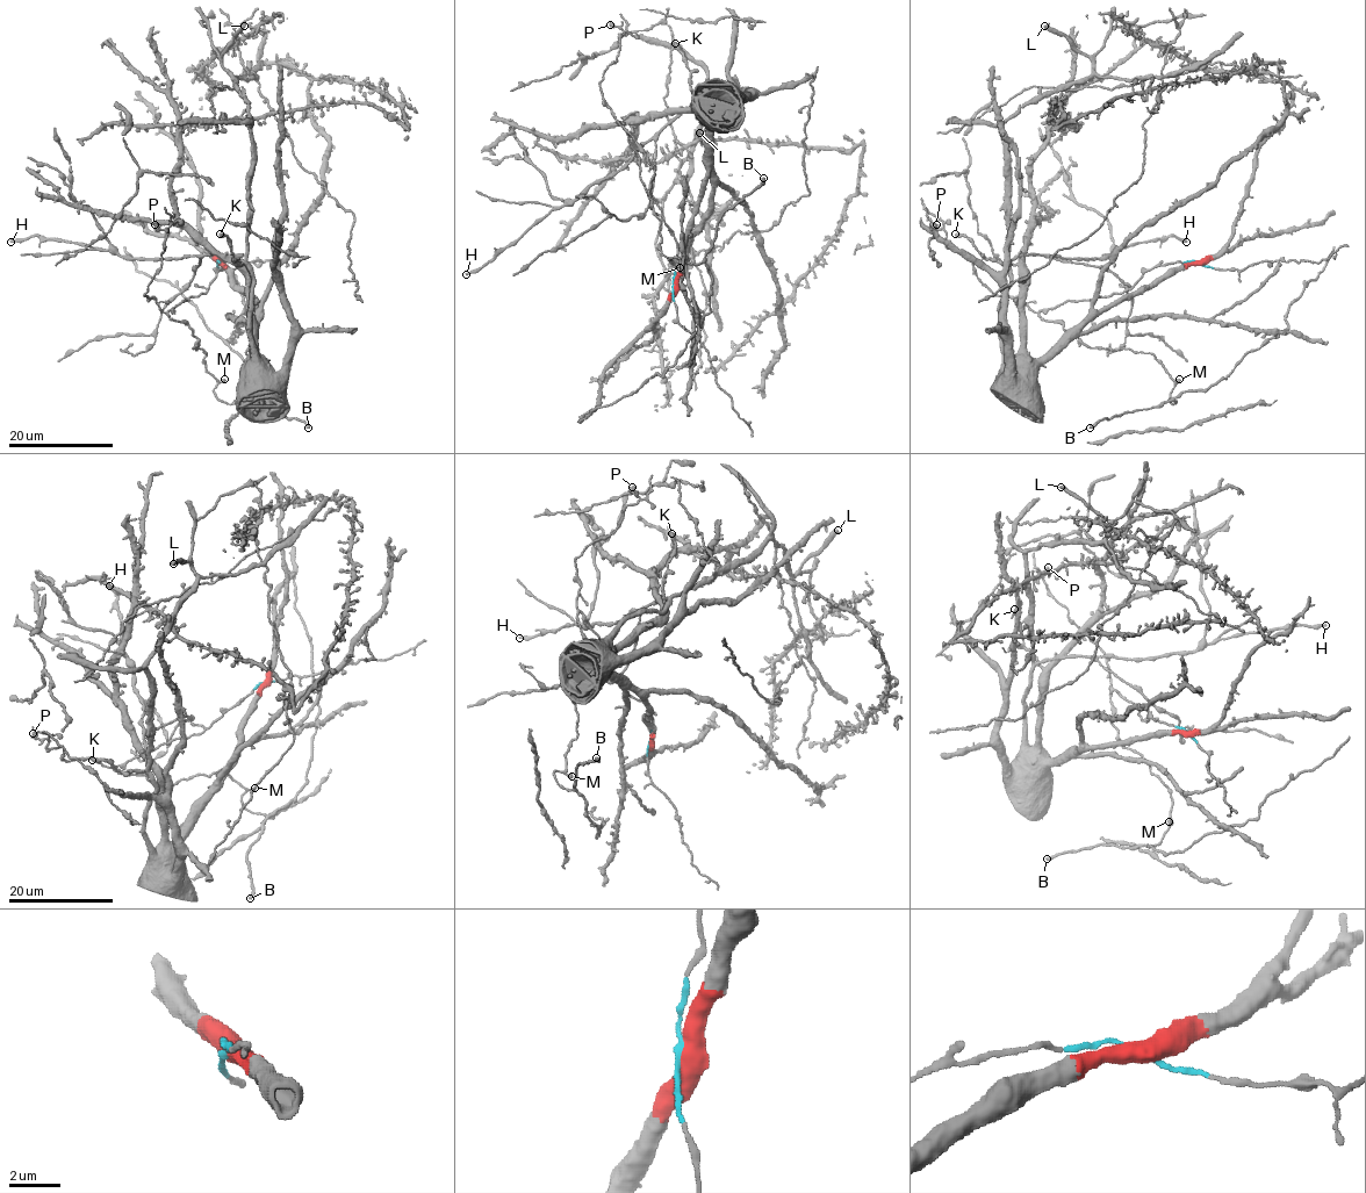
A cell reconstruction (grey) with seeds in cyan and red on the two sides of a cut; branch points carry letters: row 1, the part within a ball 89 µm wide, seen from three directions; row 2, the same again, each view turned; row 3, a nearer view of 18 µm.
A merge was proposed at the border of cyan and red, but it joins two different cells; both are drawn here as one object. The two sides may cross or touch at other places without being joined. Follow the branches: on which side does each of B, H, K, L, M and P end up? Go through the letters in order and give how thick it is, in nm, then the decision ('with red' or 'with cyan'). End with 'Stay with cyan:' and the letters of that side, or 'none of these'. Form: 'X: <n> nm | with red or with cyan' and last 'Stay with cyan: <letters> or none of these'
B: 400 nm | with cyan
H: 280 nm | with red
K: 480 nm | with red
L: 500 nm | with red
M: 360 nm | with cyan
P: 500 nm | with cyan
Stay with cyan: B, M, P

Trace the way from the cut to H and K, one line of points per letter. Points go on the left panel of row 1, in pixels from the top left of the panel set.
H: (218, 263), (256, 306), (256, 358), (245, 277), (222, 254), (123, 258), (37, 236), (11, 242)
K: (218, 263), (256, 306), (256, 358), (247, 271), (235, 261), (231, 242), (220, 234)

